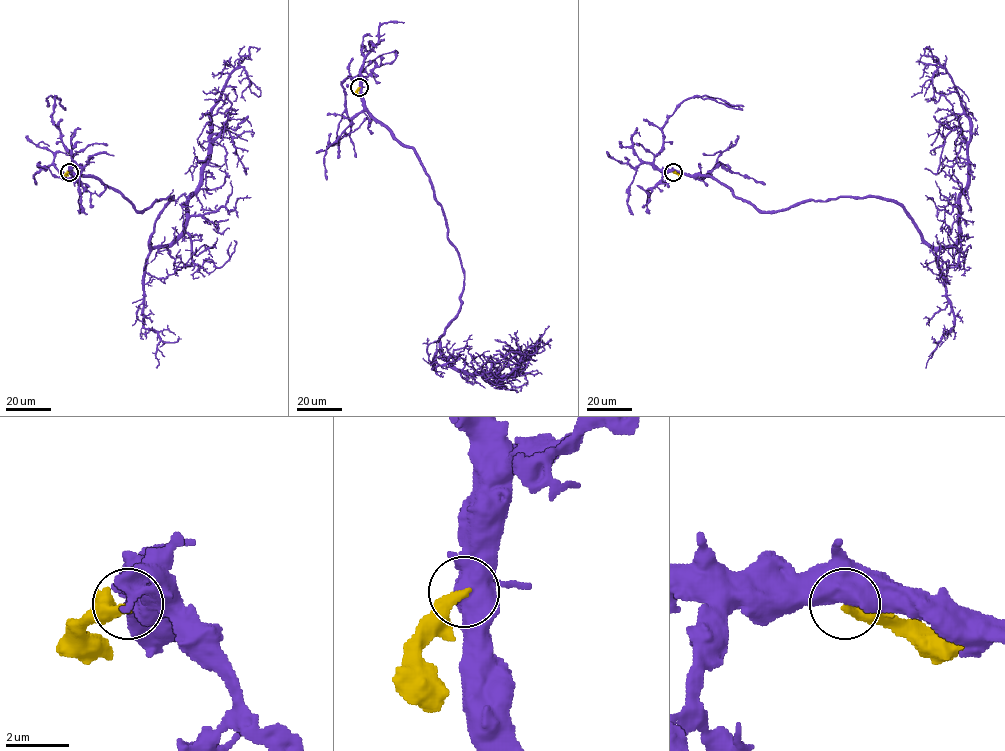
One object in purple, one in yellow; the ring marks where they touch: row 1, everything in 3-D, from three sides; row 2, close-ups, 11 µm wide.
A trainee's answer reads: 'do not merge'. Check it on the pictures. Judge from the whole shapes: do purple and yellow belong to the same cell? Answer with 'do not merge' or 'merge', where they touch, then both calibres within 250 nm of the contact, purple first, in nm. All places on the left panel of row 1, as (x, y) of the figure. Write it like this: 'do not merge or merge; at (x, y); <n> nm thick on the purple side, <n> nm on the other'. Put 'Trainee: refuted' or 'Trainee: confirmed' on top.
Trainee: confirmed
do not merge; at (69, 172); 800 nm thick on the purple side, 360 nm on the other

